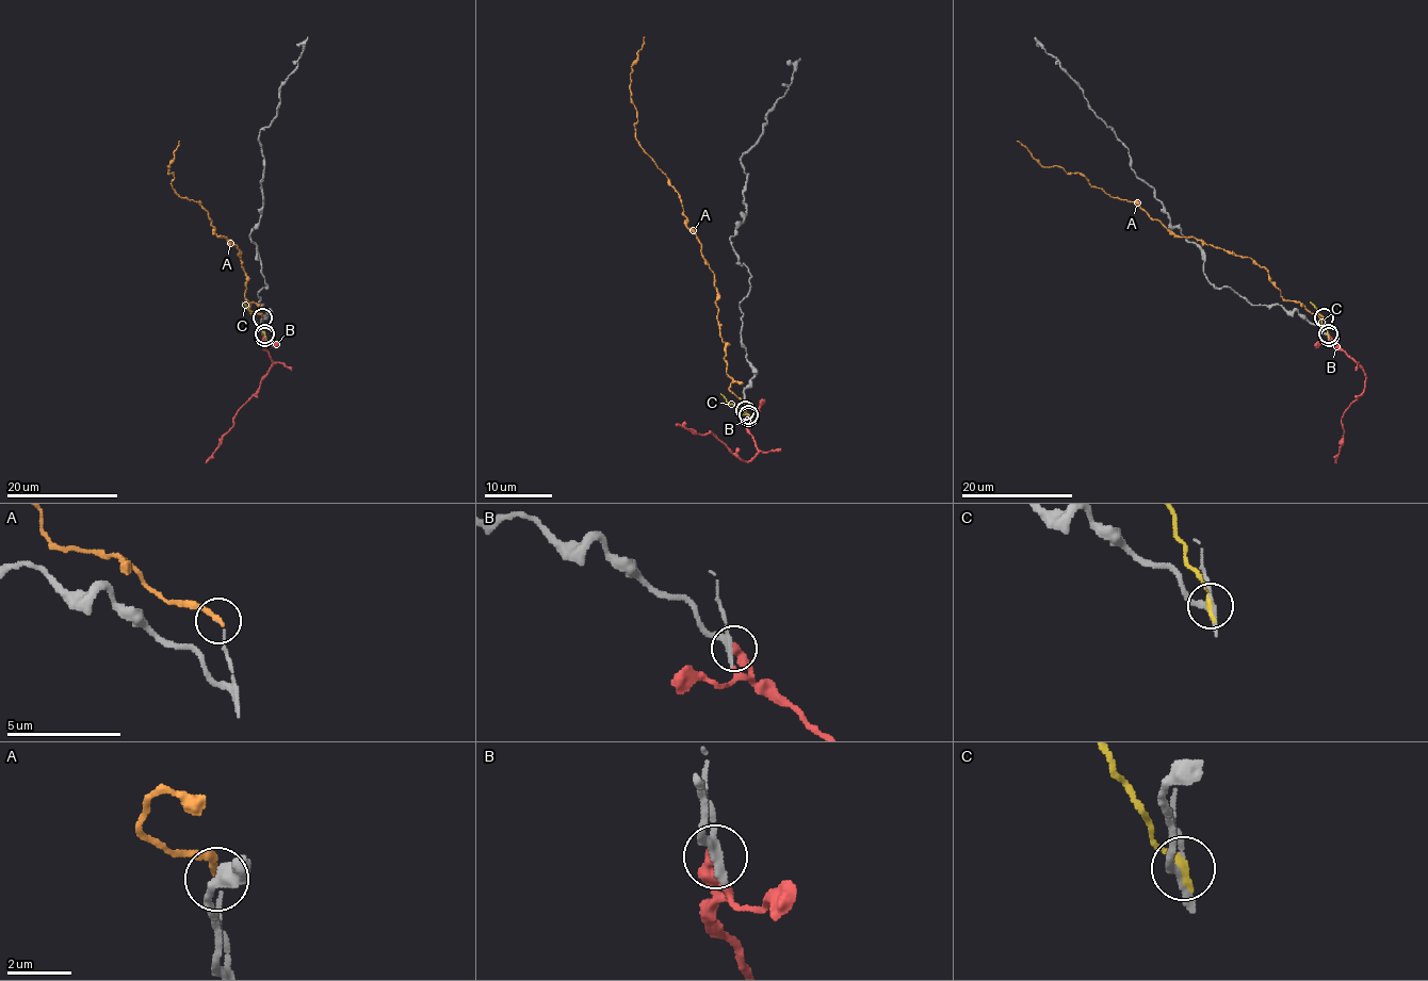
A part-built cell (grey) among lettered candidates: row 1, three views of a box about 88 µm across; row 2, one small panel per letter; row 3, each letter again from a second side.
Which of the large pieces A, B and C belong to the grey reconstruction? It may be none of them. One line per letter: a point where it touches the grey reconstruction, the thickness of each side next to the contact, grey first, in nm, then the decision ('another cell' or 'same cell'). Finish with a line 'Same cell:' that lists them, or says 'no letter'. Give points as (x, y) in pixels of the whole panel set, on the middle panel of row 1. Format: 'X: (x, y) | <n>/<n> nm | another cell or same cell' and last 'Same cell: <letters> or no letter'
A: (745, 410) | 50/220 nm | same cell
B: (748, 417) | 240/440 nm | same cell
C: (748, 414) | 220/280 nm | another cell
Same cell: A, B

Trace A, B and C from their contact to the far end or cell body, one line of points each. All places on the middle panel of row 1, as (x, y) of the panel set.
A: (746, 410), (729, 389), (715, 275), (686, 226), (679, 194), (635, 137), (630, 85), (644, 37)
B: (747, 418), (747, 431), (758, 450), (749, 461), (741, 460), (710, 431), (696, 432), (676, 426)
C: (747, 414), (720, 394)

